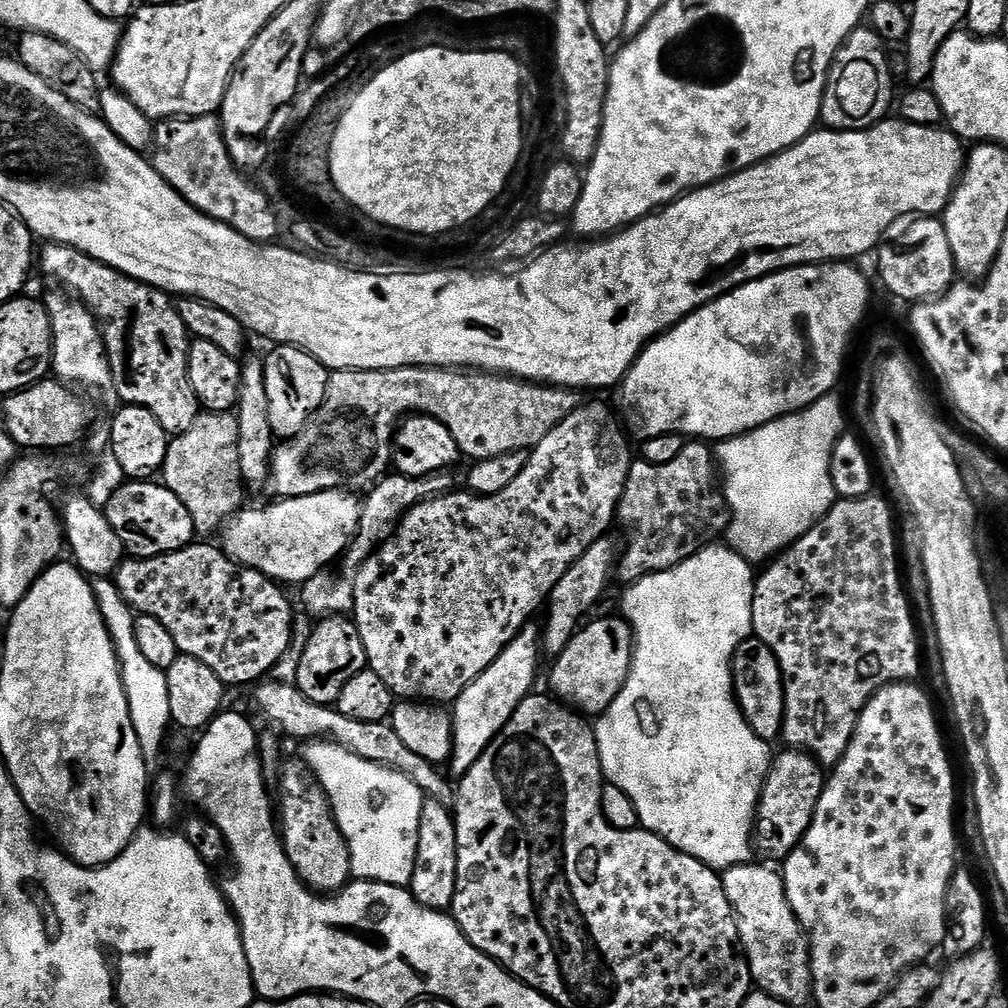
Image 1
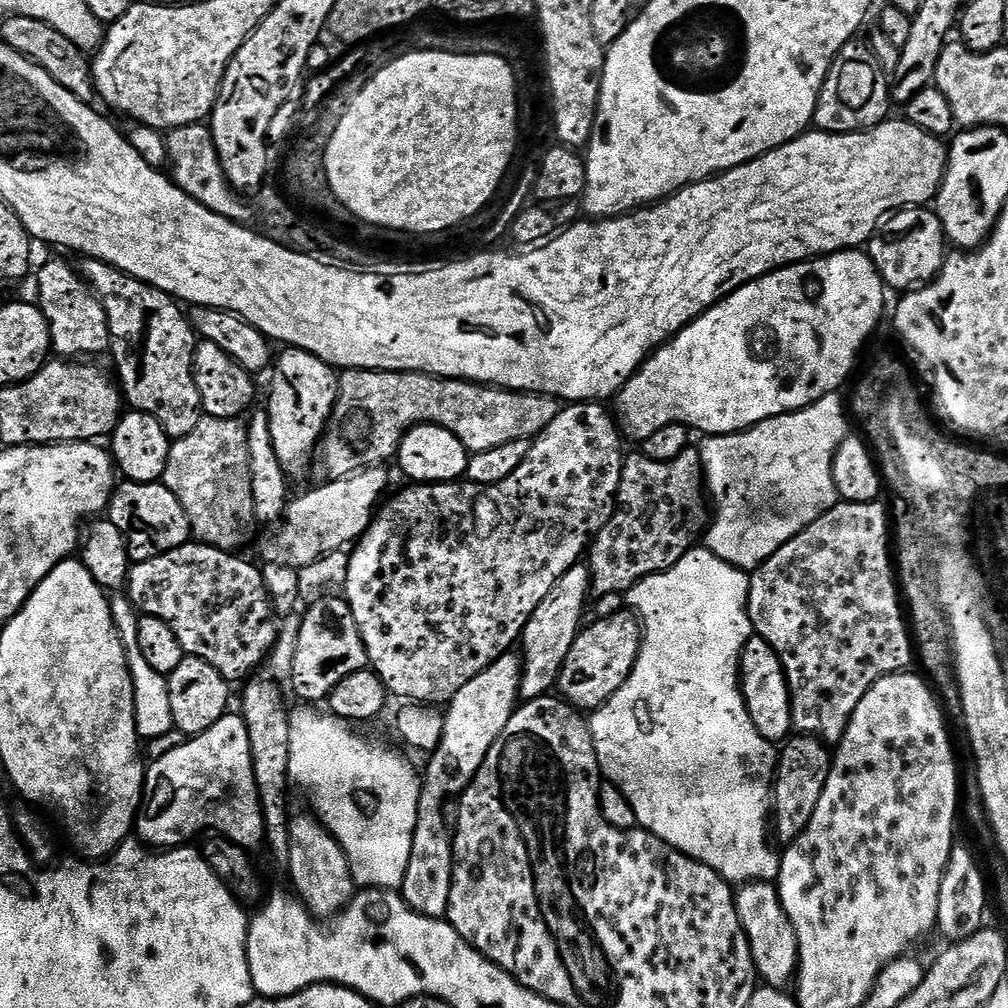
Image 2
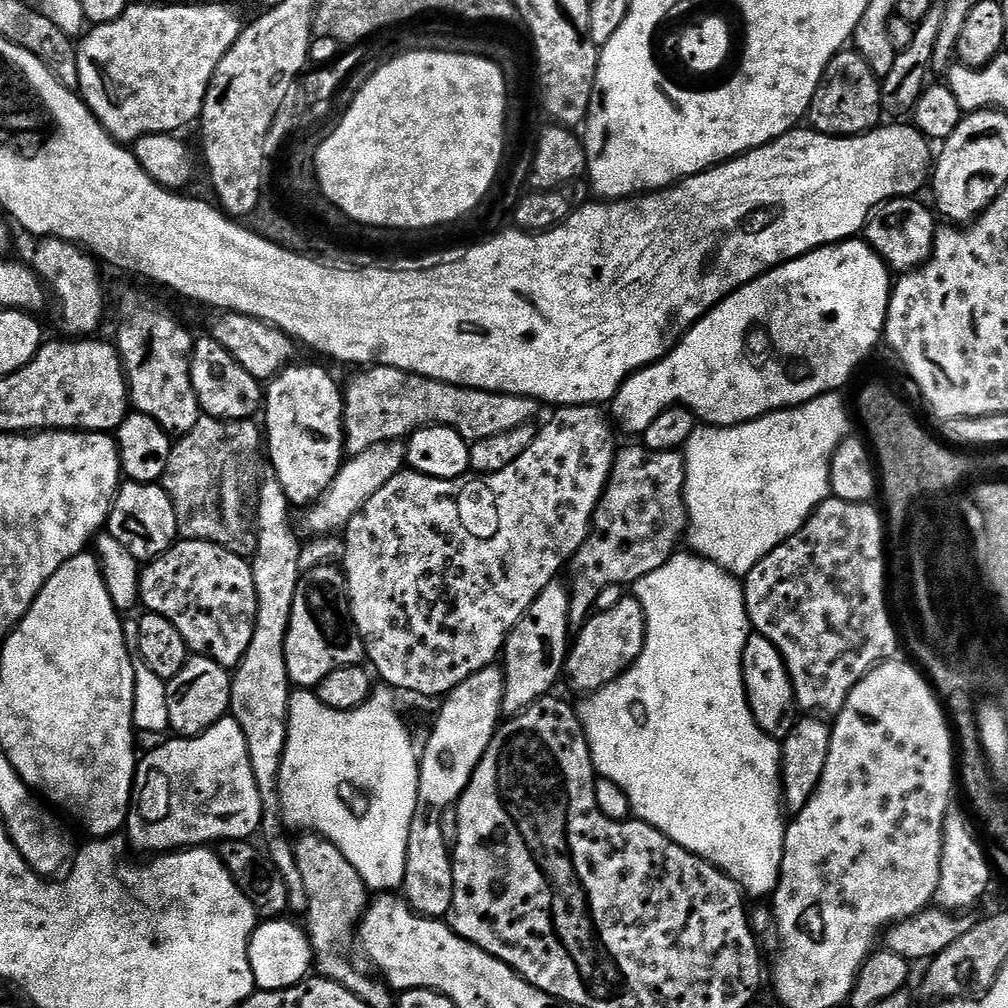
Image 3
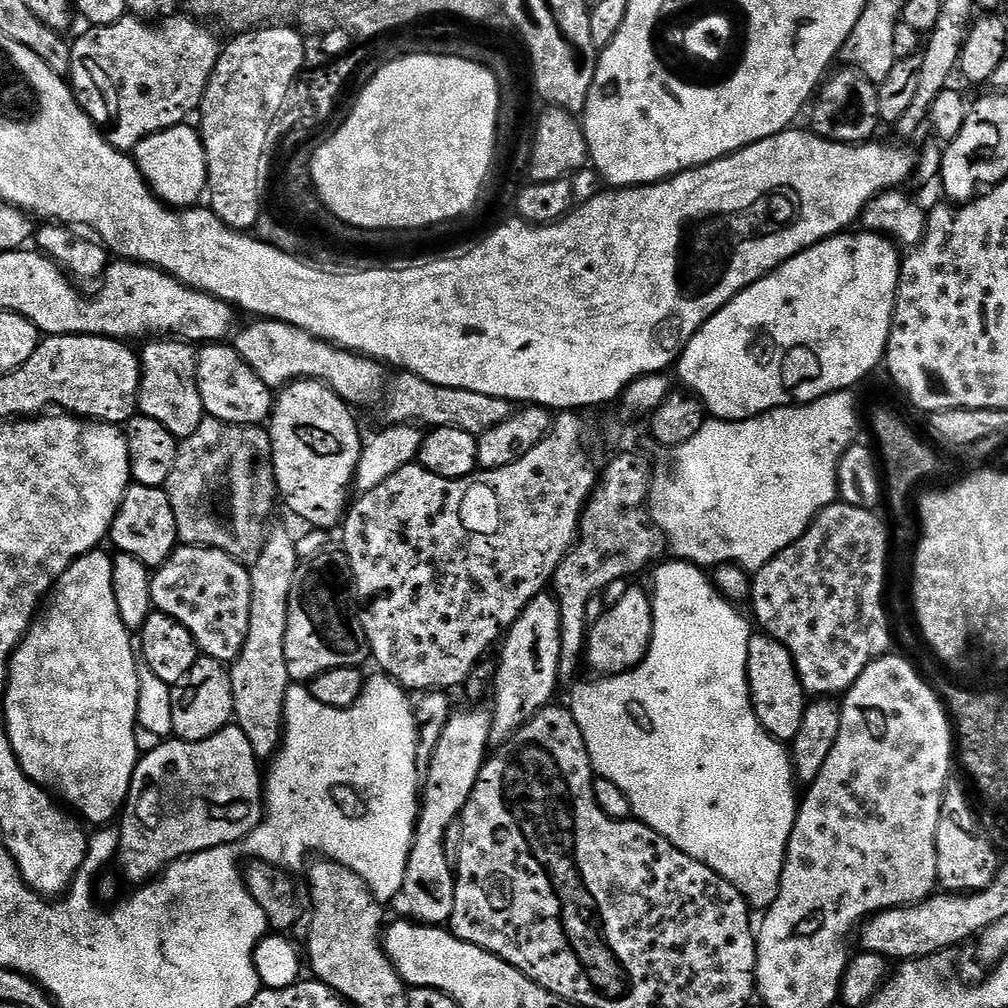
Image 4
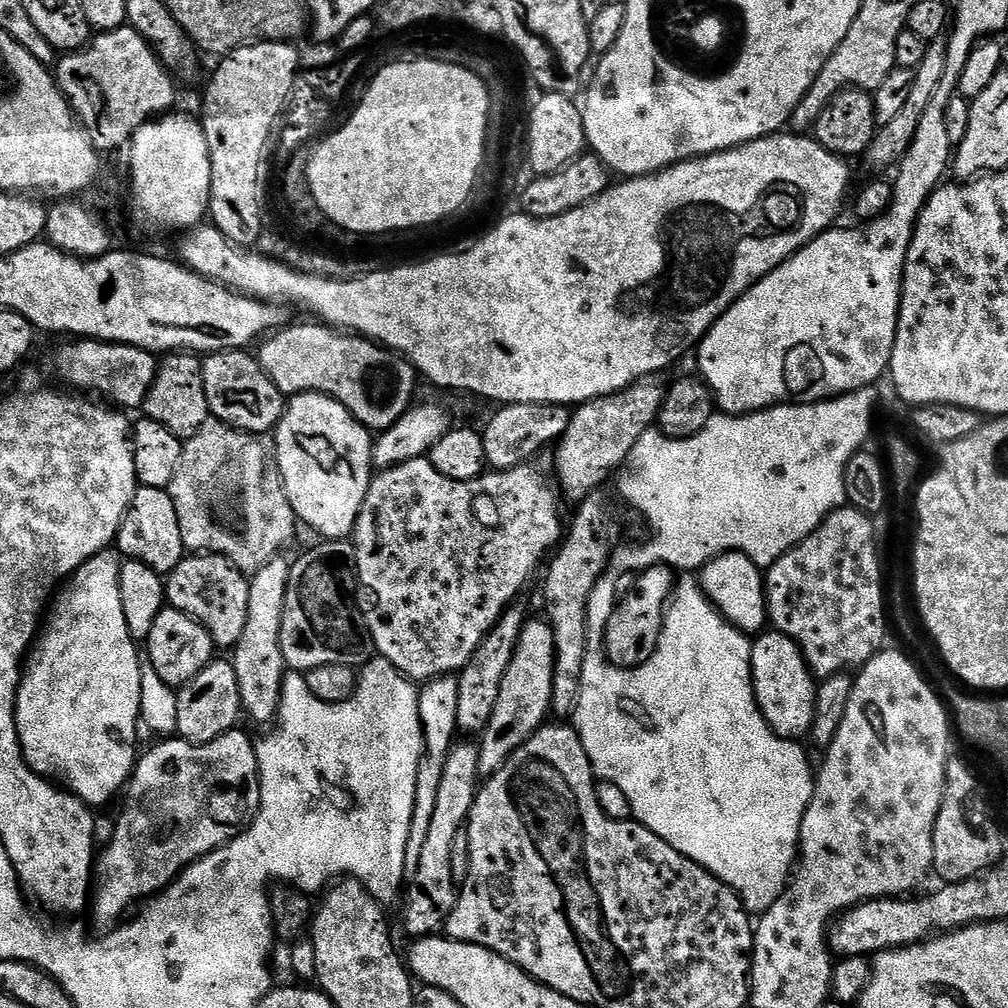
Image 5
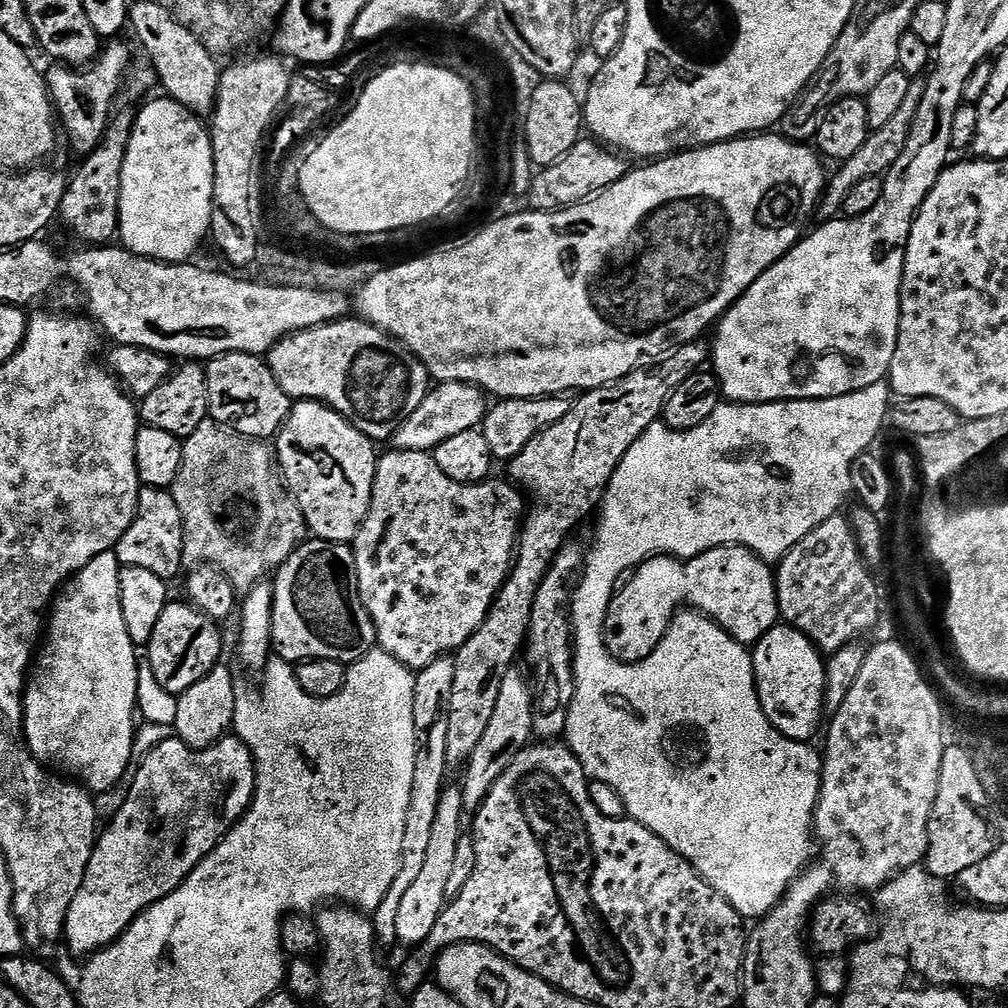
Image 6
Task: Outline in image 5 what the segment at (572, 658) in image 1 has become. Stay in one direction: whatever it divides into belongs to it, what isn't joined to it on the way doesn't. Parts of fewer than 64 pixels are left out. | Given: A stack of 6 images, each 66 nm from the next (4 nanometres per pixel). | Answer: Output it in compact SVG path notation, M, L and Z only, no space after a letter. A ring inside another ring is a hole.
M667 566L648 568L639 573L634 590L617 603L610 622L604 626L604 655L616 668L637 668L654 654L660 631L664 629L664 614L674 592L673 569Z

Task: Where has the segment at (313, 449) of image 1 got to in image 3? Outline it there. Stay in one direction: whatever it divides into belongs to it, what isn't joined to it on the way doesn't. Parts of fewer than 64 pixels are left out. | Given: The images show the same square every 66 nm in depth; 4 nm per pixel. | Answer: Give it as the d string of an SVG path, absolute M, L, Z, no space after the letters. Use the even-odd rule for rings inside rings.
M368 366L360 372L352 381L349 382L348 388L343 389L344 394L344 446L345 449L352 456L362 454L366 450L370 450L374 446L379 444L390 444L393 442L403 441L405 438L412 435L413 432L418 431L420 428L452 428L458 434L462 434L462 438L469 442L475 442L477 440L485 440L491 436L497 436L498 434L506 434L506 430L514 430L518 426L523 424L532 424L535 421L536 408L538 409L537 401L531 400L528 396L505 396L503 392L483 392L481 388L460 388L457 384L447 384L441 380L431 380L425 376L419 376L413 372L403 372L397 368L381 368L379 366Z

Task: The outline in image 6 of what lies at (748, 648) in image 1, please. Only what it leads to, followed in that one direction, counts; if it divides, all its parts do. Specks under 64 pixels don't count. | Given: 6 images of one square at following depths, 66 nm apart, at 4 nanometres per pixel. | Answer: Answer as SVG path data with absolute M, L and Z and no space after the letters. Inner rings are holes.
M783 622L777 623L754 646L752 669L756 675L756 689L762 710L786 738L811 741L811 736L820 728L820 719L825 719L825 663L825 657L815 642L806 638L806 634L802 634L797 628Z

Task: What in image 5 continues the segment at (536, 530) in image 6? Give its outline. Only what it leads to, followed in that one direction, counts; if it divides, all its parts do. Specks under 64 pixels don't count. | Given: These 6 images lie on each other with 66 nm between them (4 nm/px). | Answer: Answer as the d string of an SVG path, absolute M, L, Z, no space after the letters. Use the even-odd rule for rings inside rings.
M655 375L643 376L621 392L590 400L573 411L570 426L554 448L555 479L565 501L586 499L603 485L600 483L612 471L615 473L627 461L630 450L634 450L634 442L638 442L645 430L657 423L665 391L665 381L660 381ZM519 606L507 608L499 622L486 634L478 650L474 650L470 662L460 669L456 727L461 733L483 733L484 727L490 722L490 714L494 714L494 706L498 703L498 690L502 690L502 678L506 678L506 666L510 666L510 658L514 658L514 650L525 623L526 615Z

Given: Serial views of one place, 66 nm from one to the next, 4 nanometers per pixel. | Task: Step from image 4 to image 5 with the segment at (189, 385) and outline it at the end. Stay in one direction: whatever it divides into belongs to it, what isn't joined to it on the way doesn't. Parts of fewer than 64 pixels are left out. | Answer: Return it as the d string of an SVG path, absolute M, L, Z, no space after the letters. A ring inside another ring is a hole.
M168 354L159 361L156 377L148 397L144 399L143 415L154 422L162 422L170 434L180 441L194 438L198 430L210 418L206 402L206 382L204 381L204 362L196 354Z

